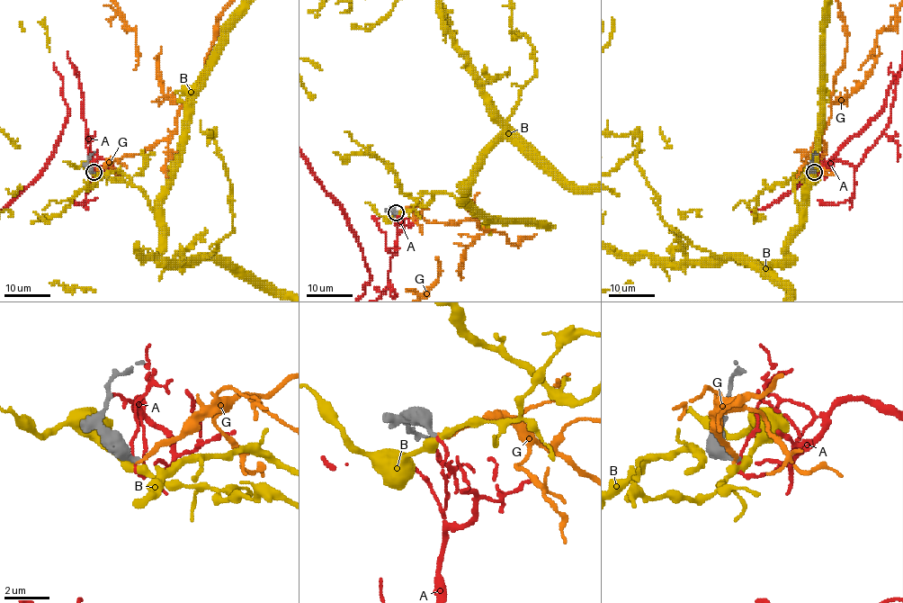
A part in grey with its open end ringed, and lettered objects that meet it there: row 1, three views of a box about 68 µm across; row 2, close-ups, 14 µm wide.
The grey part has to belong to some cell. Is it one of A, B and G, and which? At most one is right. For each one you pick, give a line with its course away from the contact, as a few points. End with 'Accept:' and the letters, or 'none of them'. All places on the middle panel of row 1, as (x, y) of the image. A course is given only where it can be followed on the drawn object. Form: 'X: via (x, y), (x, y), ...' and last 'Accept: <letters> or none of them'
Accept: G

